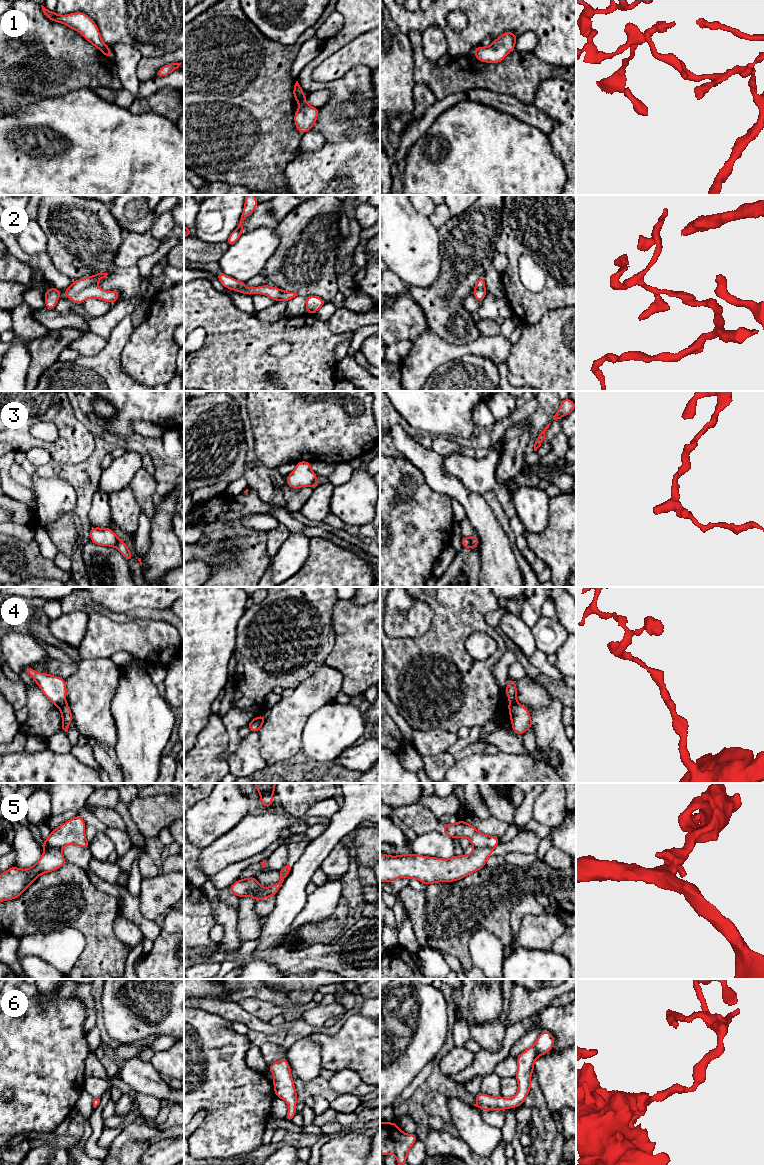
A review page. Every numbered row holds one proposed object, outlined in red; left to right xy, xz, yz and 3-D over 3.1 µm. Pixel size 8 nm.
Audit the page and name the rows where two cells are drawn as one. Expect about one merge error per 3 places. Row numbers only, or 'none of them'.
1, 3, 4, 5

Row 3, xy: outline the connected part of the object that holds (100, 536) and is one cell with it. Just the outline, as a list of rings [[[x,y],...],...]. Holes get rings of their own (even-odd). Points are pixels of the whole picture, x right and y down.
[[[90,528],[90,541],[96,545],[116,547],[117,536],[112,528]]]

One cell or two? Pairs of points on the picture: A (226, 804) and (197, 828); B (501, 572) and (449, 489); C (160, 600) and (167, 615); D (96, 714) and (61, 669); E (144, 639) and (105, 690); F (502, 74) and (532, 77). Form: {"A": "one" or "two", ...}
{"A": "one", "B": "one", "C": "two", "D": "two", "E": "two", "F": "one"}

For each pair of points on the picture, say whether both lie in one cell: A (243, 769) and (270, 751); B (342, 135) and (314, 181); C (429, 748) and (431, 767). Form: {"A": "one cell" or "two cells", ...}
{"A": "two cells", "B": "one cell", "C": "two cells"}

